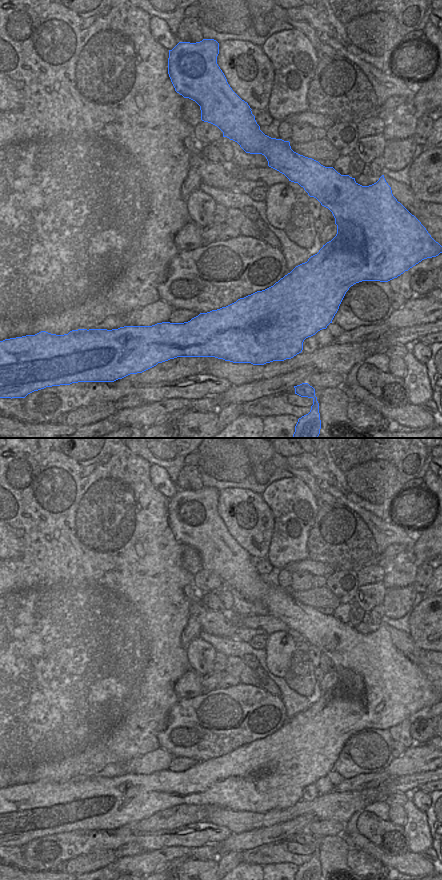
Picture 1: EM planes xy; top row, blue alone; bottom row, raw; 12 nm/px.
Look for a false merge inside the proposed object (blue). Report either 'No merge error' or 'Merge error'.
No merge error

